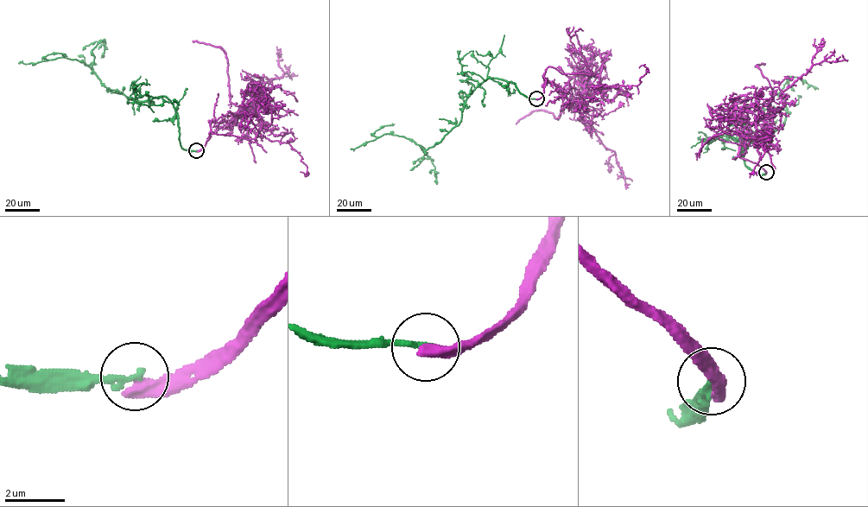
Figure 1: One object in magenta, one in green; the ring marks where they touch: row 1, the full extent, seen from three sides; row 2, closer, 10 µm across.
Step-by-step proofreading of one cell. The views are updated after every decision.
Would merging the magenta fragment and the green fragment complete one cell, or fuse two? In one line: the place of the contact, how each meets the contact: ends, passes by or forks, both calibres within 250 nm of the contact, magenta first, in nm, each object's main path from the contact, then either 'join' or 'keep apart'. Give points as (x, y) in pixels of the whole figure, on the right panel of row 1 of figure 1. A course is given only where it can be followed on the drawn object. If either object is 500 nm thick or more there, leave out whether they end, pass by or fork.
place (766, 172); magenta ends; green ends; calibres 420 and 240 nm; course magenta (766, 173), (742, 158), (739, 146), (814, 65), (842, 55); course green (766, 172), (745, 165), (729, 135), (742, 142), (776, 130), (786, 113), (769, 108), (764, 113), (775, 123); keep apart

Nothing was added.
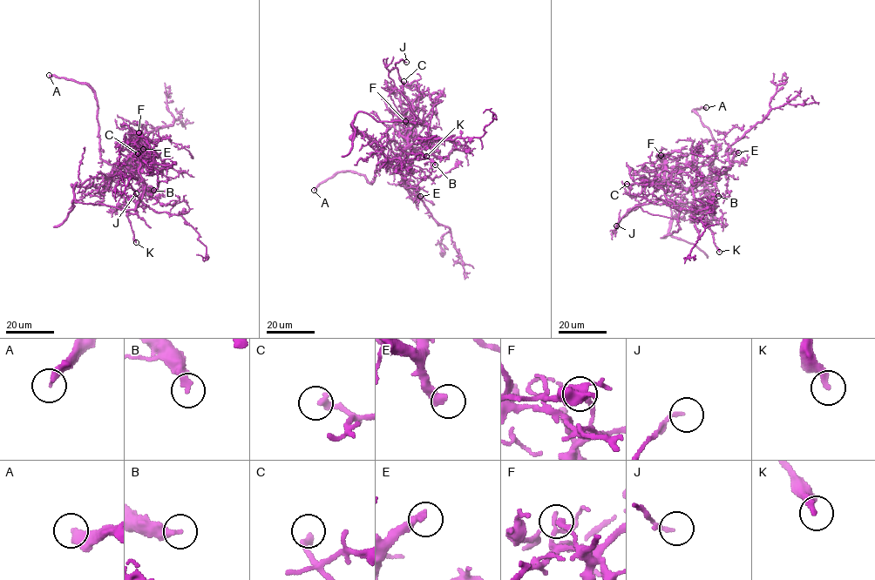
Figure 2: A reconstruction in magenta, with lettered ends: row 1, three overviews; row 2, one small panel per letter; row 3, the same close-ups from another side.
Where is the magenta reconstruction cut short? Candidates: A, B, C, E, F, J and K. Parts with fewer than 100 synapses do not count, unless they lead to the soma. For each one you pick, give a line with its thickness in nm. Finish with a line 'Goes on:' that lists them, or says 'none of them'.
A: 360 nm
E: 360 nm
Goes on: A, E

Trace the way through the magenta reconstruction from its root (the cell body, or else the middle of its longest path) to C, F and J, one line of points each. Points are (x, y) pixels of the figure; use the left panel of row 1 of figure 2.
C: (116, 163), (131, 171), (139, 168), (144, 160), (152, 161), (138, 153)
F: (116, 163), (131, 171), (140, 167), (138, 156), (139, 132)
J: (116, 163), (132, 171), (131, 173), (139, 181), (132, 176), (125, 194), (128, 199), (136, 193)

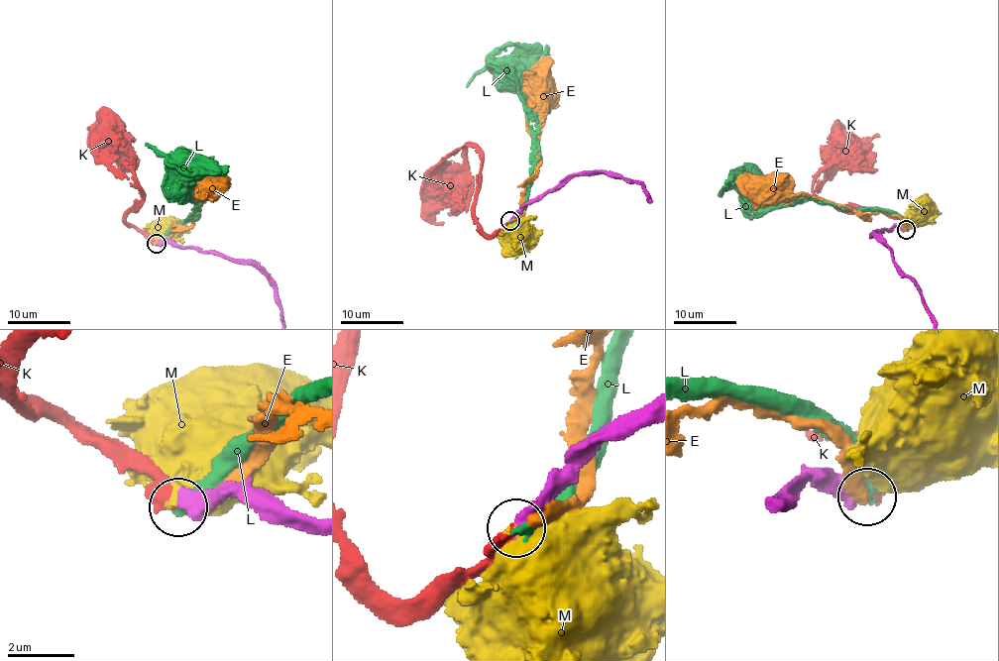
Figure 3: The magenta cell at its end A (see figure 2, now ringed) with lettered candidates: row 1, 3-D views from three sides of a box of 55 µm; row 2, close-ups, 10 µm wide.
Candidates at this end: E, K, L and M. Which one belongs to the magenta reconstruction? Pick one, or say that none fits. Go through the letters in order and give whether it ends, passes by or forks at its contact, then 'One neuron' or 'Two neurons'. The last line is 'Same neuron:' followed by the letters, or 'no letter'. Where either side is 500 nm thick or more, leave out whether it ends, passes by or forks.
E: Two neurons
K: It ends there. One neuron
L: Two neurons
M: Two neurons
Same neuron: K

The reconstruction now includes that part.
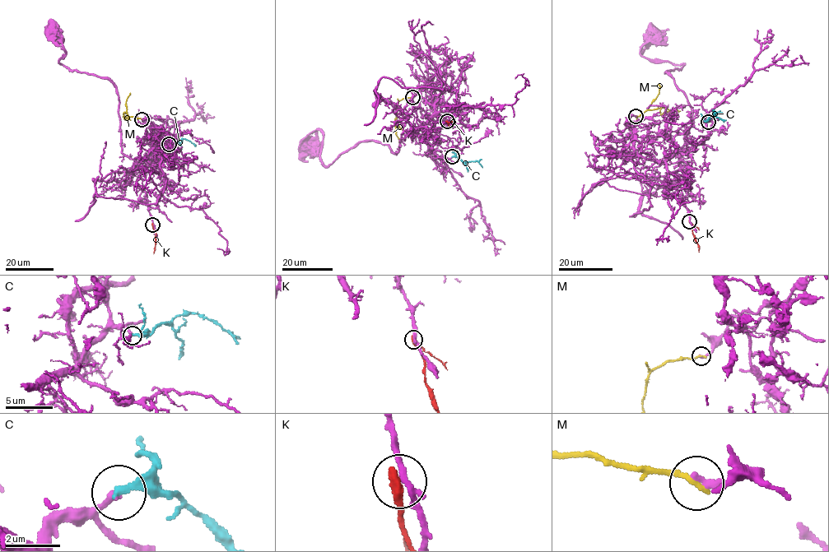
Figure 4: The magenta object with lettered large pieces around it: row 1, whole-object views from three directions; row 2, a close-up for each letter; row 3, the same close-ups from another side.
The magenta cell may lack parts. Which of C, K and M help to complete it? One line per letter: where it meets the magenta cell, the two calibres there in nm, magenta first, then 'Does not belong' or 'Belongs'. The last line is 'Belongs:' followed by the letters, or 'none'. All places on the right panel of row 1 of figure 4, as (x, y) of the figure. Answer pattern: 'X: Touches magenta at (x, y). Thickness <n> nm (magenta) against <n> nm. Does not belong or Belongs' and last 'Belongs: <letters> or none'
C: Touches magenta at (708, 122). Thickness 220 nm (magenta) against 280 nm. Belongs
K: Touches magenta at (689, 221). Thickness 240 nm (magenta) against 400 nm. Does not belong
M: Touches magenta at (635, 116). Thickness 280 nm (magenta) against 190 nm. Does not belong
Belongs: C

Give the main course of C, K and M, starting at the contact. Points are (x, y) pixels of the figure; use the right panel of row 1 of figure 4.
C: (708, 122), (714, 109), (714, 112), (722, 113)
K: (689, 221), (699, 252)
M: (635, 117), (659, 108), (680, 110)

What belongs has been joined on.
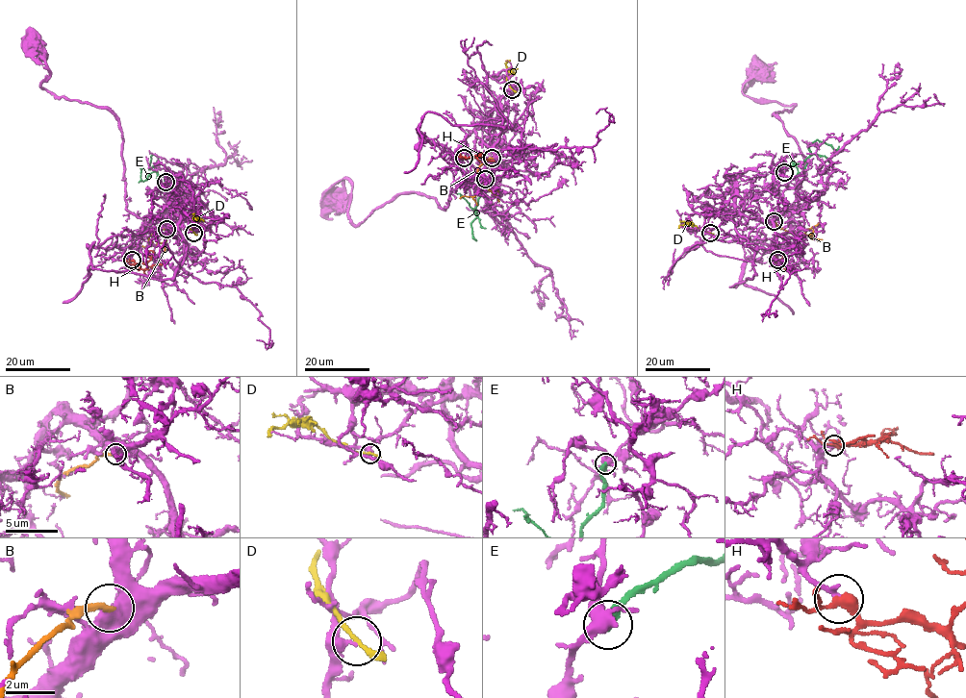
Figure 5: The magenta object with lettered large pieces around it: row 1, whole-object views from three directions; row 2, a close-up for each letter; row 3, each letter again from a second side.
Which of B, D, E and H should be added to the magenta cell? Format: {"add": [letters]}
{"add": ["H"]}

